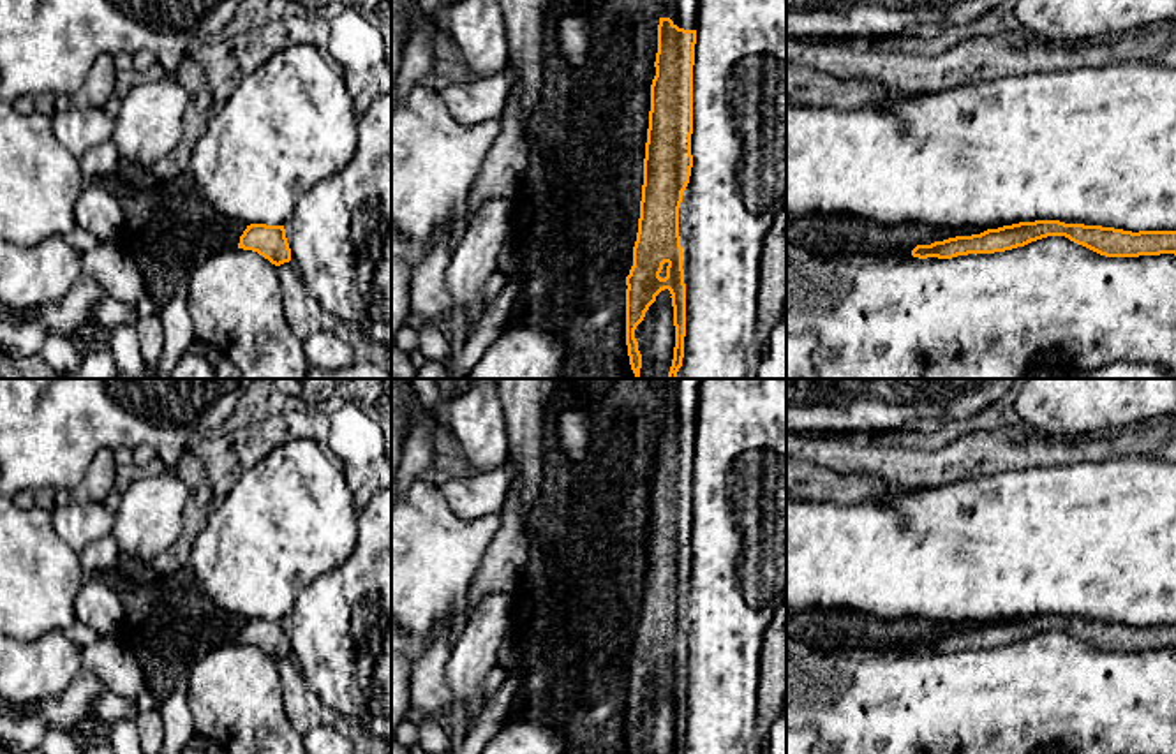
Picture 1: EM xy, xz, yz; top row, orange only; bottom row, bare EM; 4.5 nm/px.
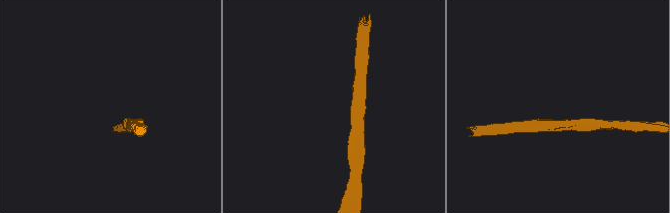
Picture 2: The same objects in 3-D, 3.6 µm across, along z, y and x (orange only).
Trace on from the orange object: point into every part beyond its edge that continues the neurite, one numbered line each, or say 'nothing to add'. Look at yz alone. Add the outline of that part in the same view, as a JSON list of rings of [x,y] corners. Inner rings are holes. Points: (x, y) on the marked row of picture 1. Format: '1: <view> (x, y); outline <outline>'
nothing to add

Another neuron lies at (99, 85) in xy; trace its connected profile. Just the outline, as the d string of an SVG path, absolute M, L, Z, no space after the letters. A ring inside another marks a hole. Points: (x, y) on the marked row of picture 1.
M99 55L81 88L63 102L79 109L99 107L115 95L116 67L111 55Z

